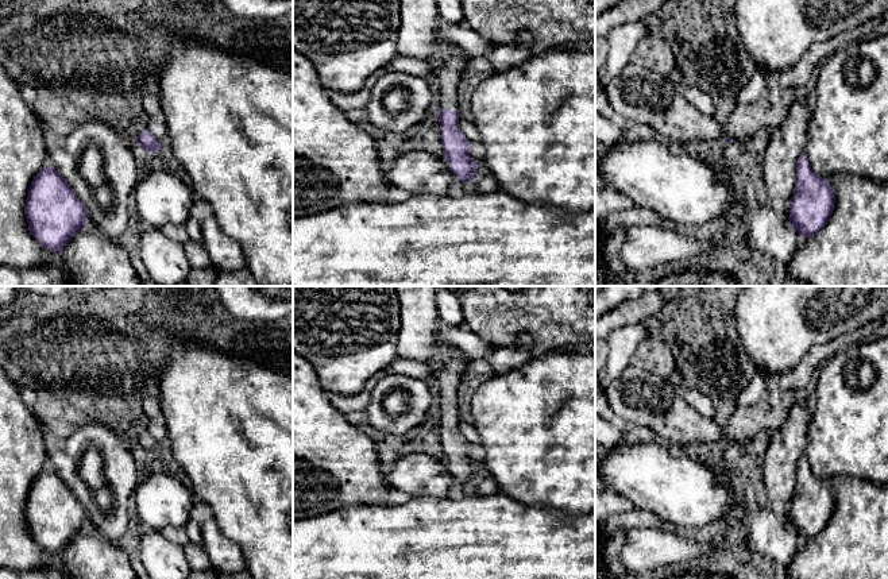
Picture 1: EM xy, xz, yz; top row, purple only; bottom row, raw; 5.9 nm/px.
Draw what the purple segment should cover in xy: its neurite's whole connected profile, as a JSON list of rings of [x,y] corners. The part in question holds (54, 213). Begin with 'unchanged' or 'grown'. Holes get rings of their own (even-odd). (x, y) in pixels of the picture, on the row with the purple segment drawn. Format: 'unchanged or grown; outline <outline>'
unchanged; outline [[[51,166],[39,170],[32,180],[24,215],[38,243],[58,254],[88,221],[85,206]]]

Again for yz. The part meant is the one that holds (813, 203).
unchanged; outline [[[803,153],[796,162],[796,180],[789,205],[788,225],[802,239],[818,233],[834,211],[834,190],[829,180],[818,177]]]

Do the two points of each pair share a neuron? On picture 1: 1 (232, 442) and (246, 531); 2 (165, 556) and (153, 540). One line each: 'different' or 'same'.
1: same
2: same

